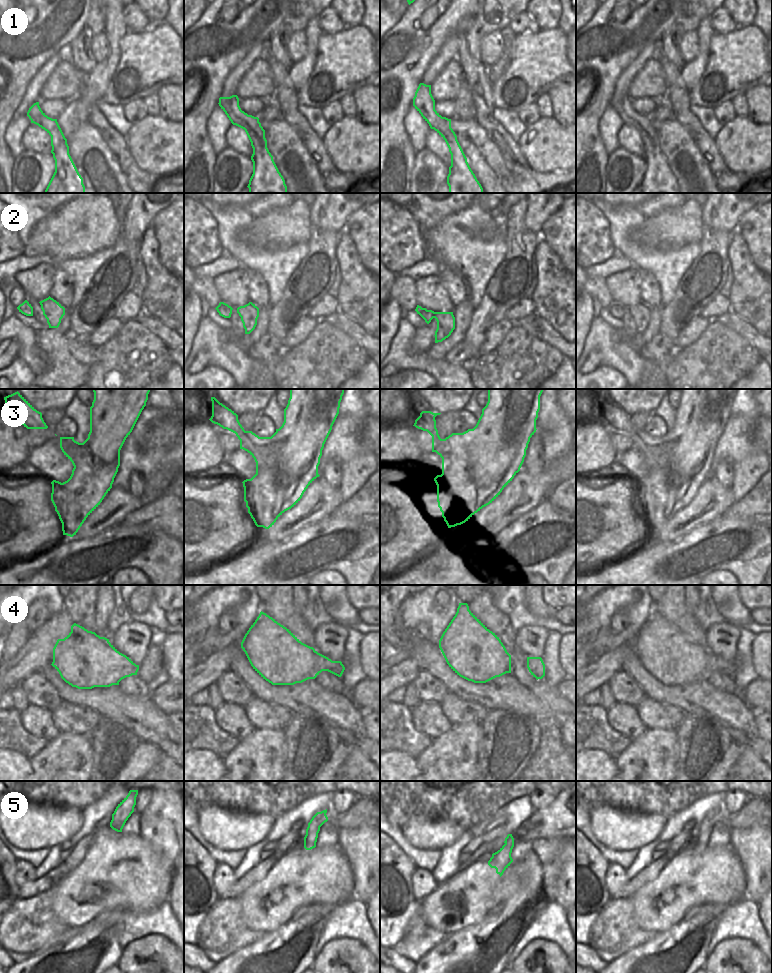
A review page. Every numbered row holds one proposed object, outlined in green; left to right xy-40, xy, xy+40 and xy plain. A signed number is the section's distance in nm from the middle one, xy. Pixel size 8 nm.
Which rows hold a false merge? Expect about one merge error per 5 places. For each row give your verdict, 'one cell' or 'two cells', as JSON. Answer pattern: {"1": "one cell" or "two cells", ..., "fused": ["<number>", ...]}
{"1": "one cell", "2": "two cells", "3": "one cell", "4": "one cell", "5": "one cell", "fused": ["2"]}

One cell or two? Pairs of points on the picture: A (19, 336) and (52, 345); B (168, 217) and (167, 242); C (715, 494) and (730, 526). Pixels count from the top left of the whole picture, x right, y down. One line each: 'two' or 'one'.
A: two
B: one
C: two

